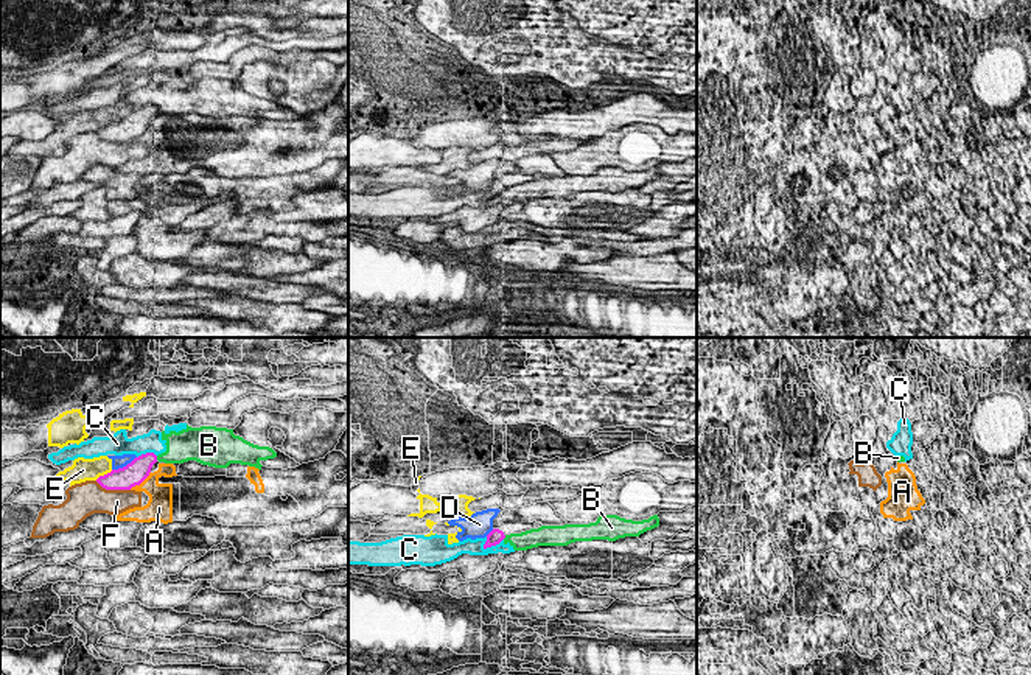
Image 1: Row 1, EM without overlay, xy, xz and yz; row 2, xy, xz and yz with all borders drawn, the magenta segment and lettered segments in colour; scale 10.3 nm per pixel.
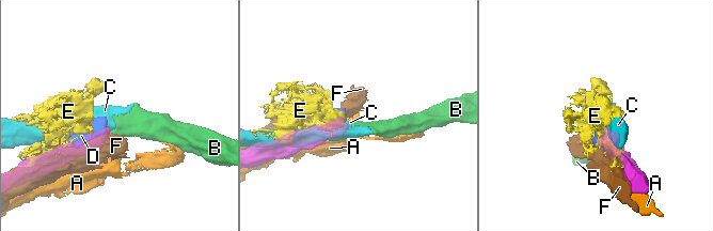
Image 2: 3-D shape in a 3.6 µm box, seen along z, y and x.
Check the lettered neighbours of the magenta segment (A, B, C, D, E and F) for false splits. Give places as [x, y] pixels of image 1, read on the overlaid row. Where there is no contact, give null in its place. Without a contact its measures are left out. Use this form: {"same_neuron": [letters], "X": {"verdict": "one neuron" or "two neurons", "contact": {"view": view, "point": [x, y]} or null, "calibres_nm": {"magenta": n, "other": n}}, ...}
{"same_neuron": [], "A": {"verdict": "two neurons", "contact": {"view": "xy", "point": [140, 482]}, "calibres_nm": {"magenta": 240, "other": 260}}, "B": {"verdict": "two neurons", "contact": {"view": "xy", "point": [156, 458]}, "calibres_nm": {"magenta": 220, "other": 260}}, "C": {"verdict": "two neurons", "contact": {"view": "xz", "point": [492, 545]}, "calibres_nm": {"magenta": 160, "other": 160}}, "D": {"verdict": "two neurons", "contact": {"view": "xy", "point": [123, 467]}, "calibres_nm": {"magenta": 240, "other": 130}}, "E": {"verdict": "two neurons", "contact": {"view": "xy", "point": [104, 475]}, "calibres_nm": {"magenta": 240, "other": 240}}, "F": {"verdict": "two neurons", "contact": {"view": "xy", "point": [112, 489]}, "calibres_nm": {"magenta": 240, "other": 320}}}

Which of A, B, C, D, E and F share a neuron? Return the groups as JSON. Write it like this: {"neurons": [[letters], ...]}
{"neurons": [["A"], ["B", "C"], ["D", "E"], ["F"]]}

